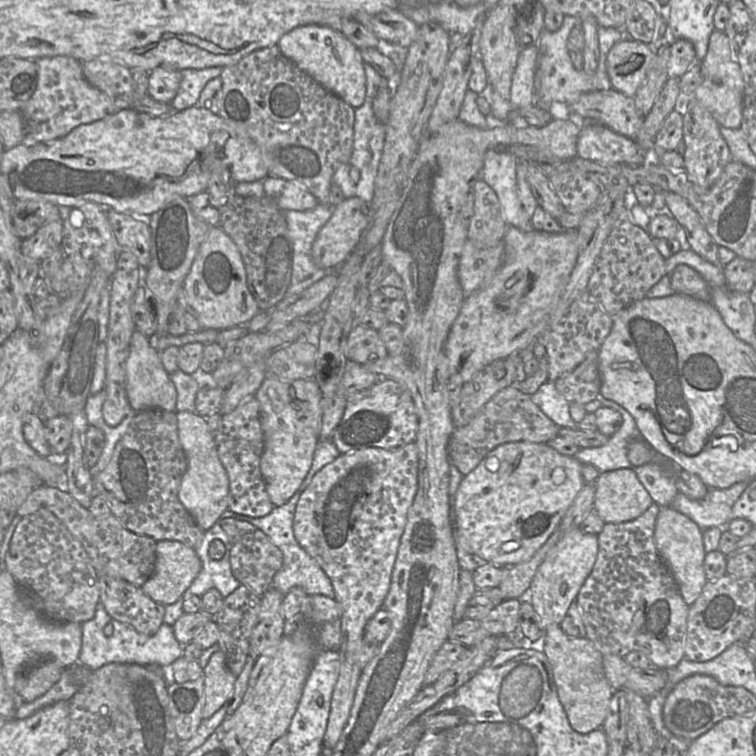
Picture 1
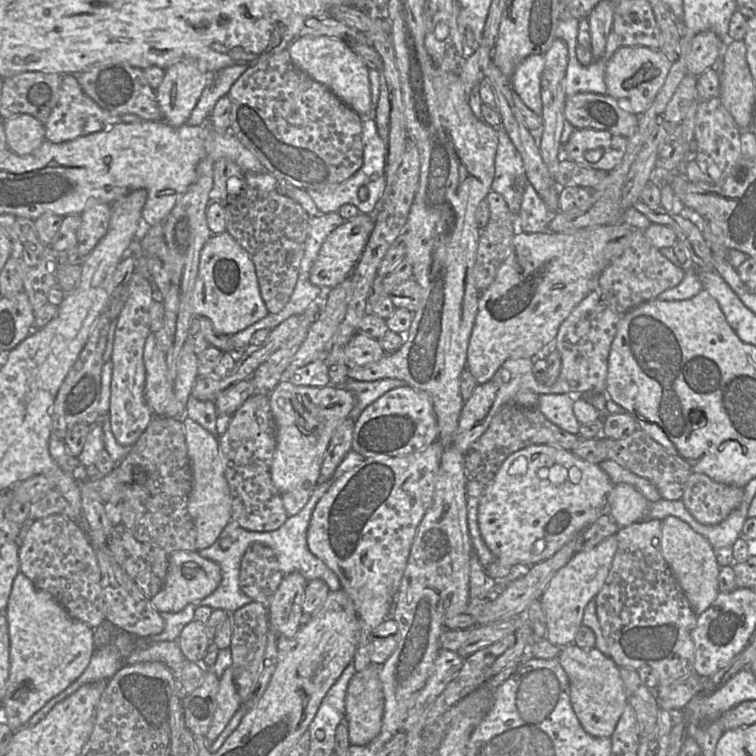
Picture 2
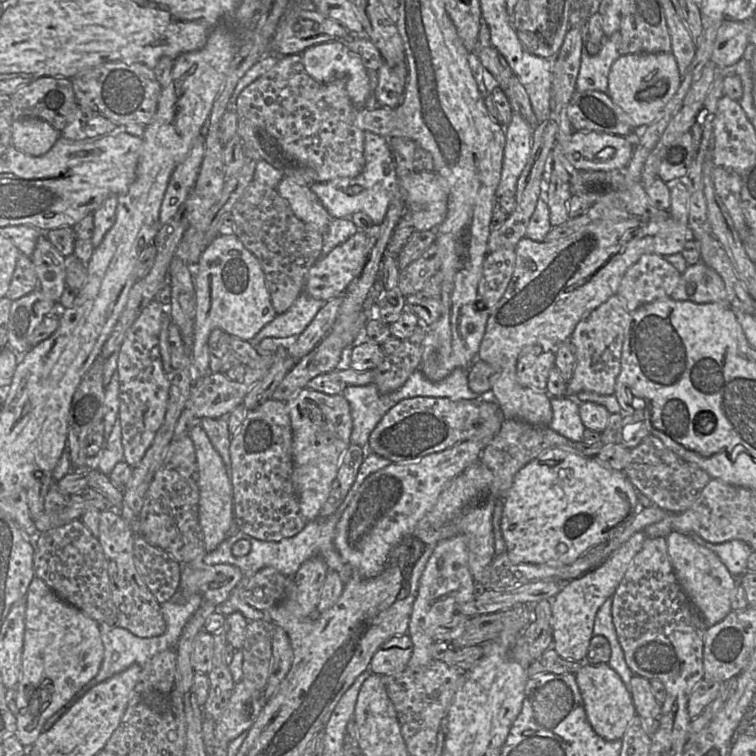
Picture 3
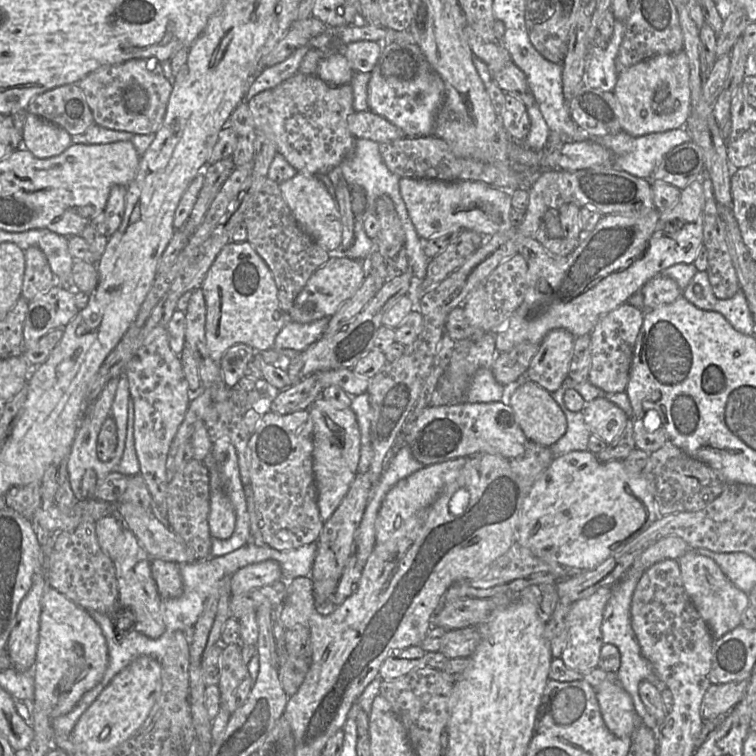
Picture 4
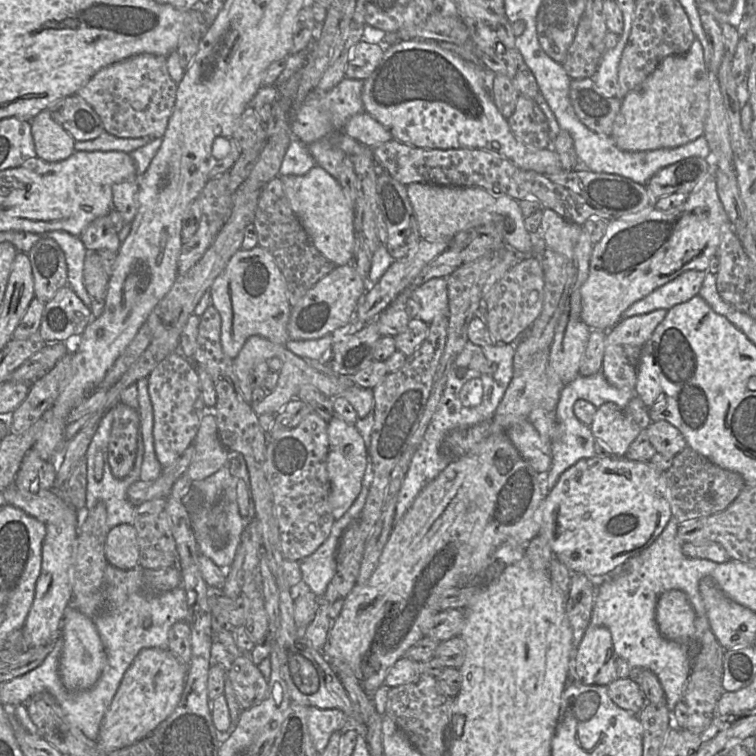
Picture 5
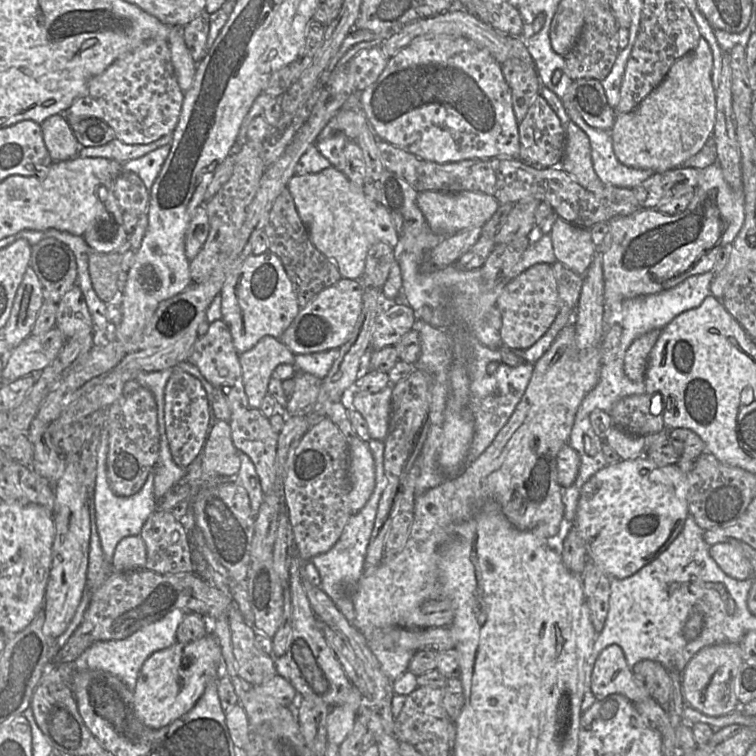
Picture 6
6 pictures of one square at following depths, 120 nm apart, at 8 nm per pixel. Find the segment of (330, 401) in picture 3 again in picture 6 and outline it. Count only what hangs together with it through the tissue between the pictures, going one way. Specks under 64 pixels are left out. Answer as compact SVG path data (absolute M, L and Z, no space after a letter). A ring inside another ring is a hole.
M358 436L349 437L349 501L353 513L369 501L376 487L375 462L368 443Z

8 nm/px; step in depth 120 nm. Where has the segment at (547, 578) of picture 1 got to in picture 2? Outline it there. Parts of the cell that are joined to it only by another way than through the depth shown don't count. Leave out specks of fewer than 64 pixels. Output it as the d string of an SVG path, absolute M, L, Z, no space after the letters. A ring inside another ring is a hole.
M612 535L589 550L576 552L553 576L539 599L547 624L545 638L551 644L559 648L574 644L576 634L583 625L585 607L602 589L616 550L617 539Z

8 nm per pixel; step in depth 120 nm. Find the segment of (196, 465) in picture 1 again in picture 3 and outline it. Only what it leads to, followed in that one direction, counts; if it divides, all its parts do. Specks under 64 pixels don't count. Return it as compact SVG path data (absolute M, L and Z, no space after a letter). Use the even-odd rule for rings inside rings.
M195 424L189 431L193 441L197 466L199 486L199 522L204 534L205 549L214 550L226 537L233 522L233 491L232 484L222 457L214 448L205 430L200 424Z

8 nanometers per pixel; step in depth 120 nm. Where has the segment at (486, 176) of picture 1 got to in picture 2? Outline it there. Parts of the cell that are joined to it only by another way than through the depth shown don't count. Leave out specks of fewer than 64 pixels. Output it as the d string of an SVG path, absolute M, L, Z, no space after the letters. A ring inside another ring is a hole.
M502 126L494 128L498 131L499 142L495 155L495 176L491 189L500 194L506 201L510 212L517 215L520 210L523 188L528 183L525 178L523 160L505 129Z

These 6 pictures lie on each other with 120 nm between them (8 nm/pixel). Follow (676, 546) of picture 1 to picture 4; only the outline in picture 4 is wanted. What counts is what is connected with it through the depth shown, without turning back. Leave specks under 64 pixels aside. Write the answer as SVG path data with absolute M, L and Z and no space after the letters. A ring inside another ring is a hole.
M689 550L677 559L684 589L713 639L719 639L742 624L742 613L749 607L748 595L737 588L709 557Z

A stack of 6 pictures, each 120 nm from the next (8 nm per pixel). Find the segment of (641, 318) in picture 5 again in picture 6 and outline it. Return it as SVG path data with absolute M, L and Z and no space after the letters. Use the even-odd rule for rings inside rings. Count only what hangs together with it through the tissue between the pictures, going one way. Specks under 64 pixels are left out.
M652 330L635 339L624 355L624 372L633 382L644 382L648 356L661 330Z

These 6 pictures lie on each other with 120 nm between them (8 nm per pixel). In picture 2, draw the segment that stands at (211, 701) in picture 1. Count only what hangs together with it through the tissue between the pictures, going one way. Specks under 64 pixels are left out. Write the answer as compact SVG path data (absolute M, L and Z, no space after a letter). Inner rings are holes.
M226 669L219 677L217 706L206 734L207 740L215 741L238 711L238 690L232 677L232 669Z

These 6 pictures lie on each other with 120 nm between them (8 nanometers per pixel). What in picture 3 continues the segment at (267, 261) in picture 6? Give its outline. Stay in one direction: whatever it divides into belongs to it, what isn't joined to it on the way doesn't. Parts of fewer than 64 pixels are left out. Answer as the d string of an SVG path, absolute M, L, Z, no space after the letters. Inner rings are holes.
M218 235L203 251L195 276L196 317L191 359L195 383L210 373L209 336L218 328L228 335L250 341L277 316L257 257L236 235Z

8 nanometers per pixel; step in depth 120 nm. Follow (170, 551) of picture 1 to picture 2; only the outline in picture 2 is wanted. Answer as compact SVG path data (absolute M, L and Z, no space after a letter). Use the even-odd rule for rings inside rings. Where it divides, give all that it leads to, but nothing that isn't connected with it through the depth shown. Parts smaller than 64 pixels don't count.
M175 551L169 555L169 567L162 589L150 601L160 613L177 613L188 604L211 595L222 579L220 565L205 559L197 551Z

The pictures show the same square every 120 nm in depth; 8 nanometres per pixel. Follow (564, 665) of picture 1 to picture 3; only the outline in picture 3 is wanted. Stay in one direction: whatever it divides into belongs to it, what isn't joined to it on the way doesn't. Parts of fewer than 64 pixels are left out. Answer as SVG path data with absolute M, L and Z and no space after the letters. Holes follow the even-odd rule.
M584 662L575 674L587 719L593 730L608 741L621 740L628 725L636 716L631 695L619 675L605 663Z

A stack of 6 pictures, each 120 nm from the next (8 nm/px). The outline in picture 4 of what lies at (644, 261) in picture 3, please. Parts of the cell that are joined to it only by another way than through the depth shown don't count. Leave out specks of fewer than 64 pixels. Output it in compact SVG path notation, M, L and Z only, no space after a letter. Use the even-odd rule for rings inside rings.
M662 274L646 282L639 292L643 295L642 310L652 310L672 303L682 295L676 281Z

